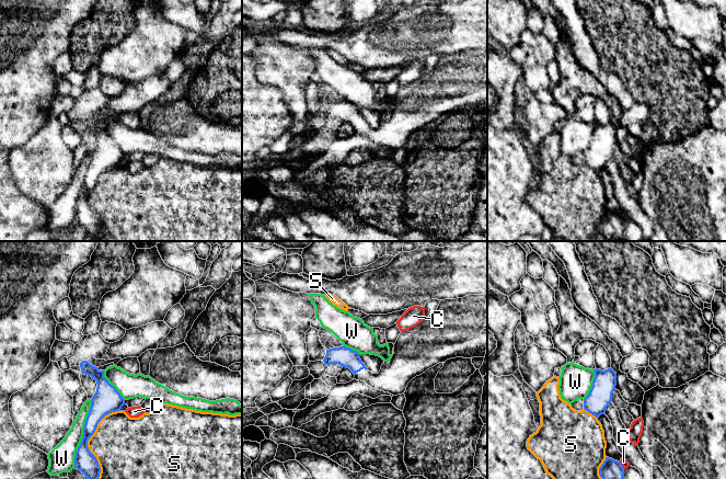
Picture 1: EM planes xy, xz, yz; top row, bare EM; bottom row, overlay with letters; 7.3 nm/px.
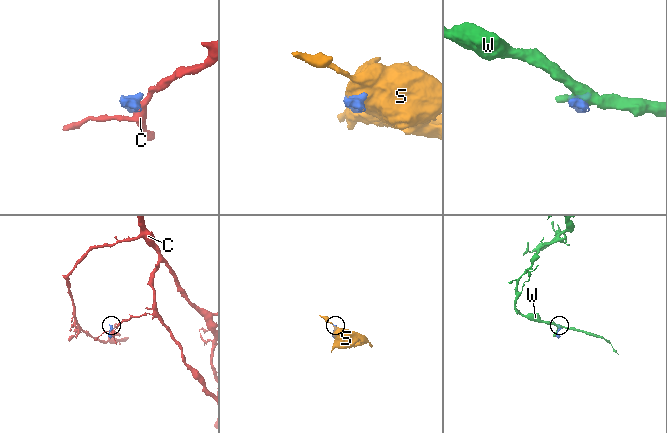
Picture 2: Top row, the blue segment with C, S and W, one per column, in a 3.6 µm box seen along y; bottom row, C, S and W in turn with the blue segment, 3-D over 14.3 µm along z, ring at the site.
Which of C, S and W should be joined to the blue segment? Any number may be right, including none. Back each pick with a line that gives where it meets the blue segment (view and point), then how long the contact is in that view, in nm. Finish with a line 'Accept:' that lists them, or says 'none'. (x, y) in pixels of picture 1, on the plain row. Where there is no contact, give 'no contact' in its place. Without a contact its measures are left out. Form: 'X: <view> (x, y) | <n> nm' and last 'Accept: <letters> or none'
Accept: none

